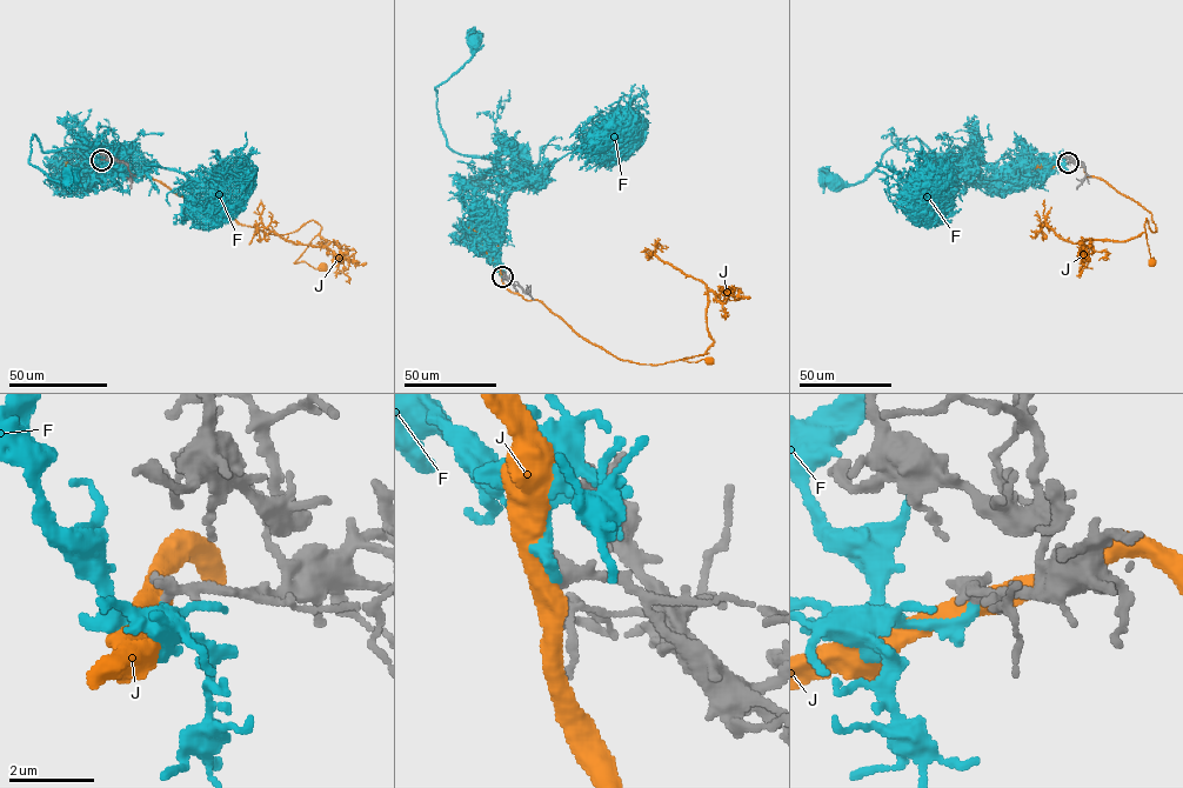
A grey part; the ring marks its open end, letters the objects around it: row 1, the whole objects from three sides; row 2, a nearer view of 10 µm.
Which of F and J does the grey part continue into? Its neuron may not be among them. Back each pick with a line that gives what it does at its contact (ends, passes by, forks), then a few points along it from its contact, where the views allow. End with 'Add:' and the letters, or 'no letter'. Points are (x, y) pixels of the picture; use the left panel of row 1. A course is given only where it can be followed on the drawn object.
F: it ends; course (101, 160), (88, 175), (118, 174), (99, 151), (42, 151), (33, 134), (28, 161), (60, 182), (71, 179)
Add: F

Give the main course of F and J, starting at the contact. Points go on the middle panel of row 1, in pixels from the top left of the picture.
F: (502, 276), (490, 233), (518, 188), (515, 167), (452, 151), (439, 122), (434, 87), (472, 55), (474, 41)
J: (502, 276), (509, 291), (541, 300), (583, 338), (617, 358), (656, 365), (708, 353), (683, 360), (709, 360)

